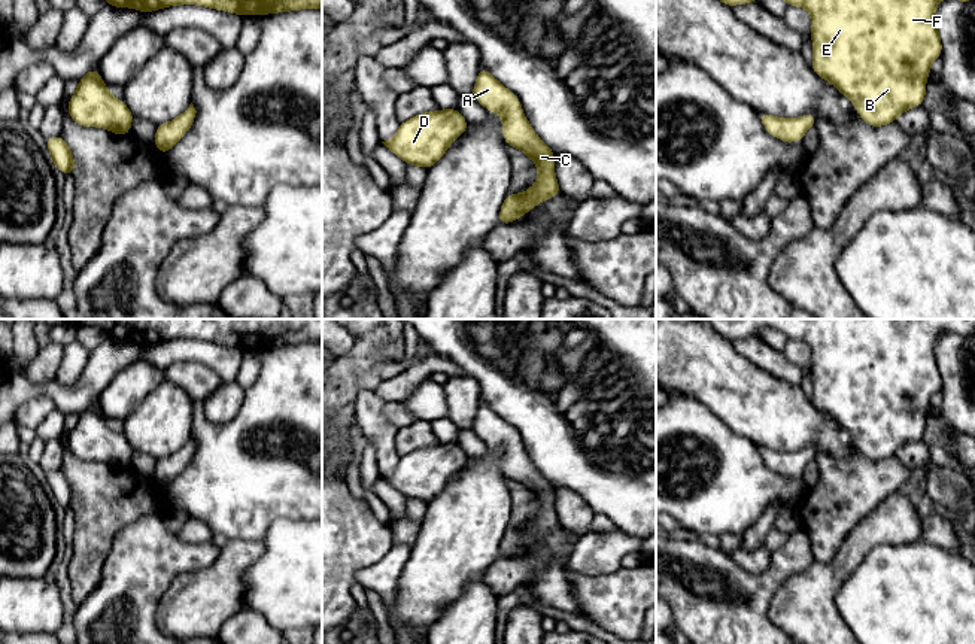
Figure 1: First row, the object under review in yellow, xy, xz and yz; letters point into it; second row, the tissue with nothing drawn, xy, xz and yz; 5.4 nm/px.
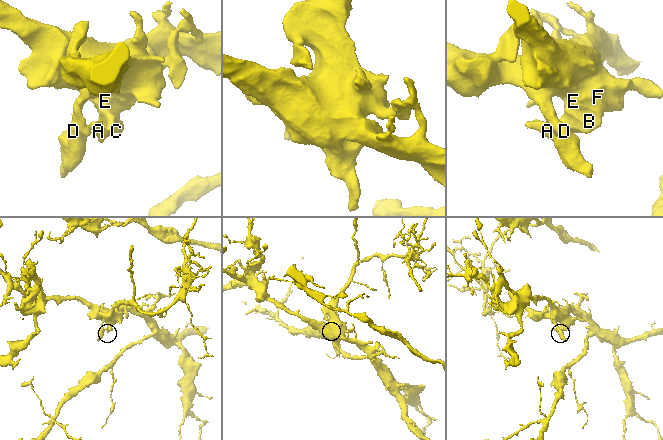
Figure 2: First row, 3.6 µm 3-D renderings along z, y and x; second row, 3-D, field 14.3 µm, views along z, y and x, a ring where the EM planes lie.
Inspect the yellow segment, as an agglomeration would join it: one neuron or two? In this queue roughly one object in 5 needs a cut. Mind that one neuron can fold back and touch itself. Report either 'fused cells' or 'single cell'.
single cell

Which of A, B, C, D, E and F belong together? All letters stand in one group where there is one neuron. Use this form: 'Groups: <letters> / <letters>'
Groups: A B C D E F

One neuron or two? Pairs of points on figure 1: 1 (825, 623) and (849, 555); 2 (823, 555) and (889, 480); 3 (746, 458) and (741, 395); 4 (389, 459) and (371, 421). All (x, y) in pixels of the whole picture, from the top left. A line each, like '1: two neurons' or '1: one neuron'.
1: one neuron
2: one neuron
3: two neurons
4: one neuron

